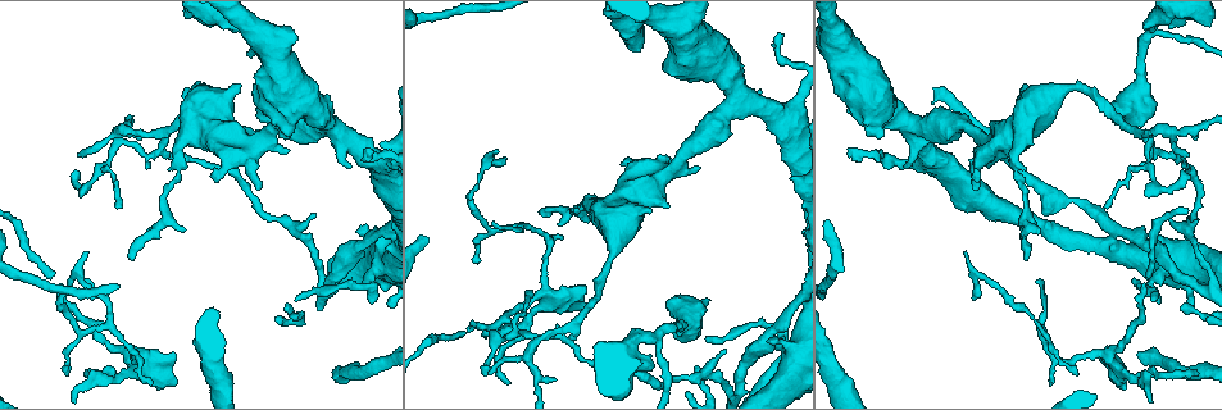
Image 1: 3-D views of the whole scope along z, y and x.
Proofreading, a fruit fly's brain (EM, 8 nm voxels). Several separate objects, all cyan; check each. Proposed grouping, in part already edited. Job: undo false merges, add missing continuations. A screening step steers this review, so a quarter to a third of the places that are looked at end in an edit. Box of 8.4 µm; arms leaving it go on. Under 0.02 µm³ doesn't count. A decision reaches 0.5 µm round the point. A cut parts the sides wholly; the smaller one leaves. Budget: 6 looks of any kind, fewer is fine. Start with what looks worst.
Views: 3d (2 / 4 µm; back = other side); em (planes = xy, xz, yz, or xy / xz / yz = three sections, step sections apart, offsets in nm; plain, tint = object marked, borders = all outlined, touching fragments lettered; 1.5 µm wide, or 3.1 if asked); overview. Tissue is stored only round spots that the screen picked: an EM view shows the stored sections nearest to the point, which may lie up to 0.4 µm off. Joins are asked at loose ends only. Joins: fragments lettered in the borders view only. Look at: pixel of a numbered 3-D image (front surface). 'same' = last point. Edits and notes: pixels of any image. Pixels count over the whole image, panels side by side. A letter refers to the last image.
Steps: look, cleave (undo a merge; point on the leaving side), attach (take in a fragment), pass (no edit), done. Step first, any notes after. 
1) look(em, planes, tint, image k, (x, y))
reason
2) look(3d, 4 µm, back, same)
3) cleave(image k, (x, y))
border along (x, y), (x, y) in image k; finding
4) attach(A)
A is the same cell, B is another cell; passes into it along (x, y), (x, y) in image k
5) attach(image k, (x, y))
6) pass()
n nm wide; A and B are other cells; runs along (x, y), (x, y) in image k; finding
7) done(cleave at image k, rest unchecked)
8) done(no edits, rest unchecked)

look(em, planes, borders, image 1, (152, 382))
free end

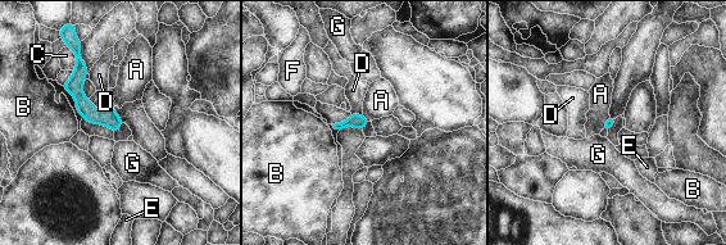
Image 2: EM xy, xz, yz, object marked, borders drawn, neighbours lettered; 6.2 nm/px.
pass()
A, B, C, D, E, F and G are other cells; border along (609, 116), (602, 128) in image 2; no lettered fragment goes on from it

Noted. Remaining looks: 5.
look(3d, 4 µm, image 1, (1057, 94))

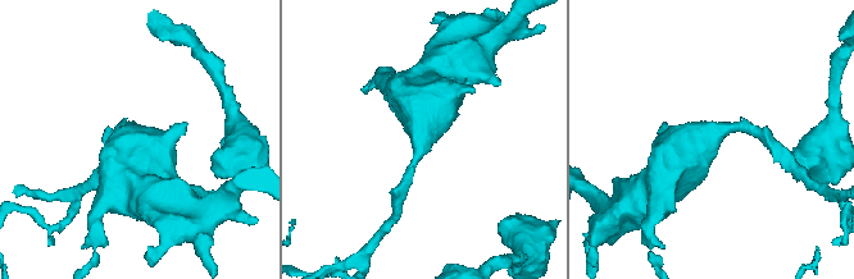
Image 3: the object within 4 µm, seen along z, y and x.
look(em, xy, step 4, tint, image 3, (710, 138))

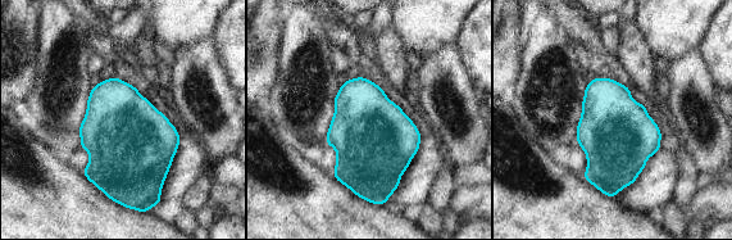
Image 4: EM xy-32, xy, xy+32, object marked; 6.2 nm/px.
look(em, planes, borders, same)

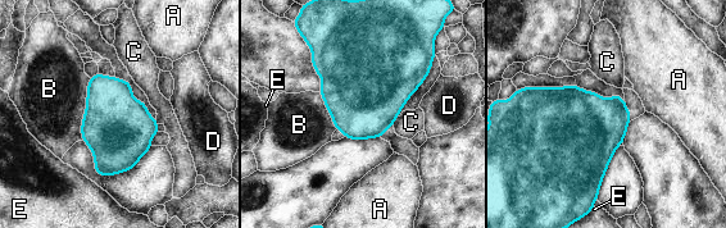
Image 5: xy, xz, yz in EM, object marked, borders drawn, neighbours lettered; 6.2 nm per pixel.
pass()
A, B, C, D and E are other cells; border along (398, 117), (393, 124) in image 5; all the same neuron

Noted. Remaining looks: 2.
done(no edits, rest unchecked)

